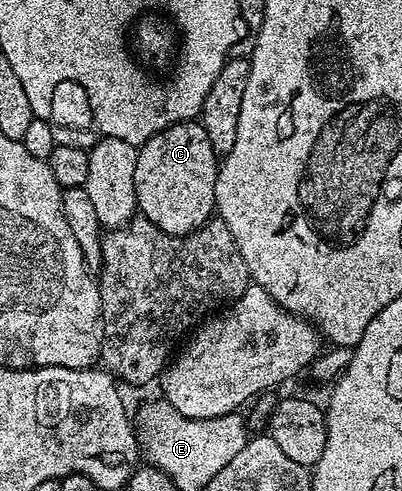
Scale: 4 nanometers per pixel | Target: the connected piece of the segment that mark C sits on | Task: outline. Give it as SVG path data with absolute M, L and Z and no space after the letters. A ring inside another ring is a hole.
M199 120L171 125L166 131L154 135L145 145L139 146L134 167L134 195L137 210L146 219L150 219L154 227L166 231L166 235L185 237L195 229L200 229L214 216L217 168L218 159L214 155L214 147L210 147L210 138L200 126Z

